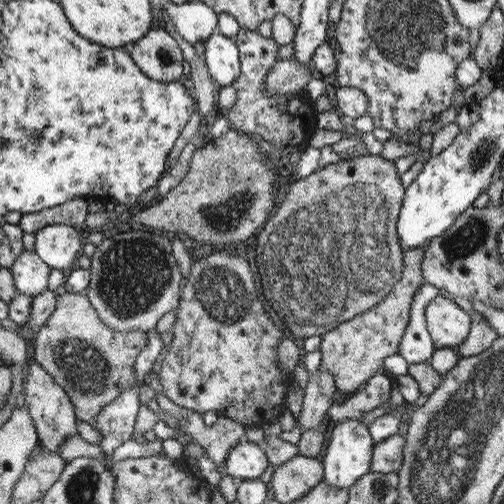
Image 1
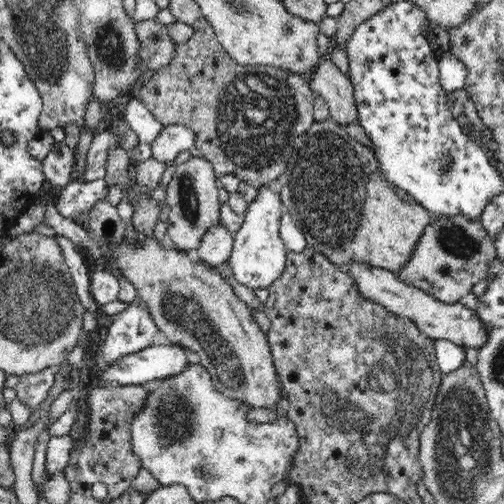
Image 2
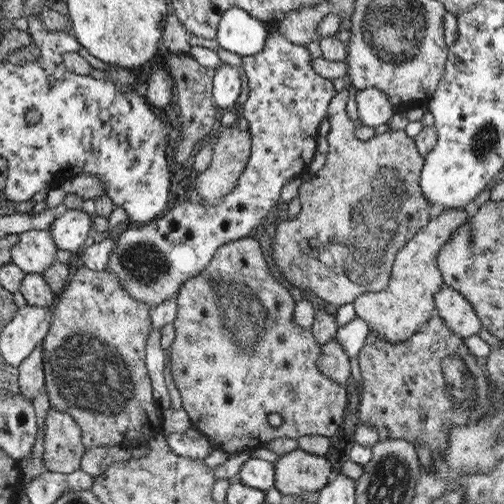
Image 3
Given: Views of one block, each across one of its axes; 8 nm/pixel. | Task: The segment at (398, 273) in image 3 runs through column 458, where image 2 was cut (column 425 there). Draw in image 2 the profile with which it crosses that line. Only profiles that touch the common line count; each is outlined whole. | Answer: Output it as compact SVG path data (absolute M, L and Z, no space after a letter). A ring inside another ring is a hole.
M332 118L314 122L308 132L296 138L288 168L278 180L282 184L280 198L284 202L284 208L306 236L308 248L324 254L334 266L340 266L342 270L346 270L348 264L358 262L376 270L390 270L394 274L400 272L404 264L410 262L420 238L424 236L424 230L436 218L422 204L414 206L410 202L404 202L396 194L396 190L390 188L382 178L376 154L354 140L346 132L346 128L336 124Z

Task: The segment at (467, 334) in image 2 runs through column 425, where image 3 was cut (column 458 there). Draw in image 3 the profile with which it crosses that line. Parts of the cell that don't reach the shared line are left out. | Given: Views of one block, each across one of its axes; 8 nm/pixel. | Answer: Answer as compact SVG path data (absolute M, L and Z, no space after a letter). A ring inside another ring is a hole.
M443 286L443 290L439 290L439 294L435 294L435 314L439 318L443 318L447 322L447 326L463 336L463 338L471 338L477 336L481 326L479 316L473 310L475 306L457 290Z

